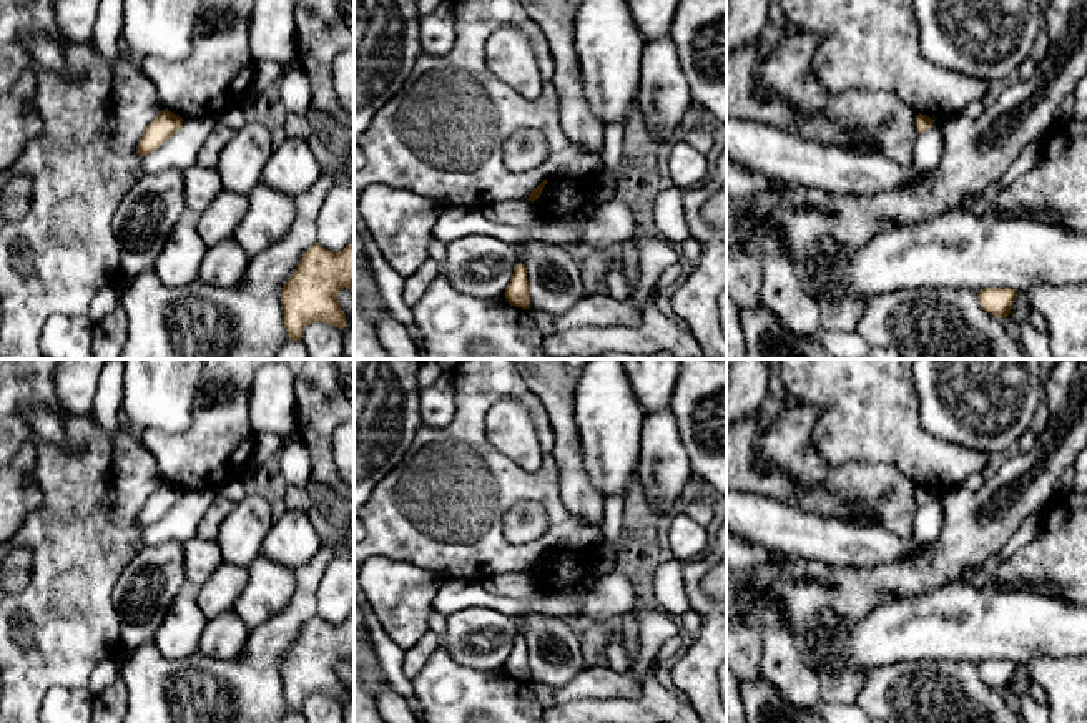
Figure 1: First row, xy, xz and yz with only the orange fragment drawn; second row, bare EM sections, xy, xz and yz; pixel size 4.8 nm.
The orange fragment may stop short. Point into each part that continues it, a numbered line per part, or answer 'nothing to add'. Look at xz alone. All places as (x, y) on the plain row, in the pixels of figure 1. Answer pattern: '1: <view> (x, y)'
nothing to add

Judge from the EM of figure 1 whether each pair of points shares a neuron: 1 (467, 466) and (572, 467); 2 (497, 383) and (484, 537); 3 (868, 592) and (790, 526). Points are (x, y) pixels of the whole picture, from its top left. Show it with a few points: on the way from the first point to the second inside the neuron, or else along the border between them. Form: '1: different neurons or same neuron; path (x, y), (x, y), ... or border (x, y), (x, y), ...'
1: different neurons; border (550, 432), (559, 496), (565, 506)
2: same neuron; path (471, 421), (471, 499)
3: different neurons; border (800, 557), (833, 565), (876, 565)

